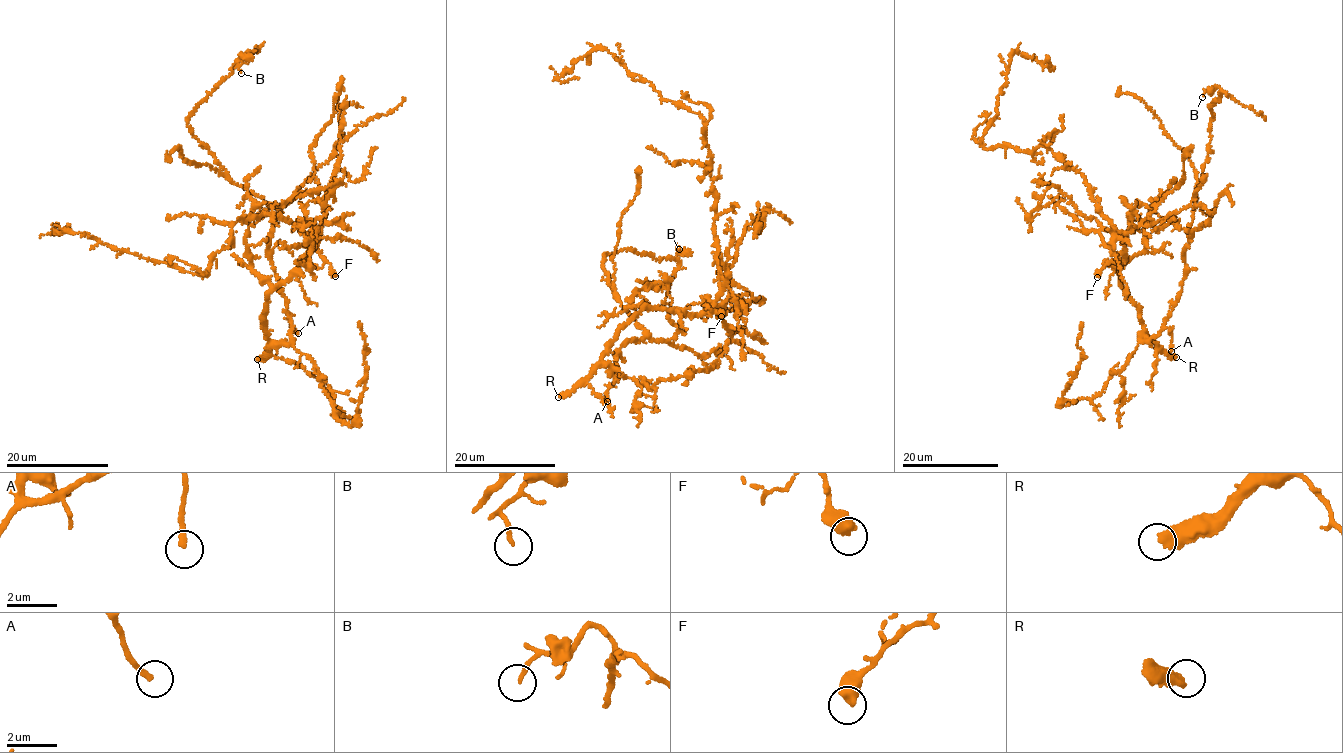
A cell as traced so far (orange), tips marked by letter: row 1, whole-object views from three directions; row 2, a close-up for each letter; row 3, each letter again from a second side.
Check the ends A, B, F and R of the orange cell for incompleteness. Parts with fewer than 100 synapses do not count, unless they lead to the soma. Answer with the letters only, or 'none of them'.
R

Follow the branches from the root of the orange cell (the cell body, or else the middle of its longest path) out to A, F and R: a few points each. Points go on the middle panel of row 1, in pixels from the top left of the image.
A: (642, 309), (620, 331), (601, 358), (603, 363), (618, 373), (617, 379), (605, 395), (607, 401)
F: (642, 309), (661, 307), (694, 315), (705, 311), (721, 316)
R: (642, 309), (620, 331), (595, 368), (558, 397)

